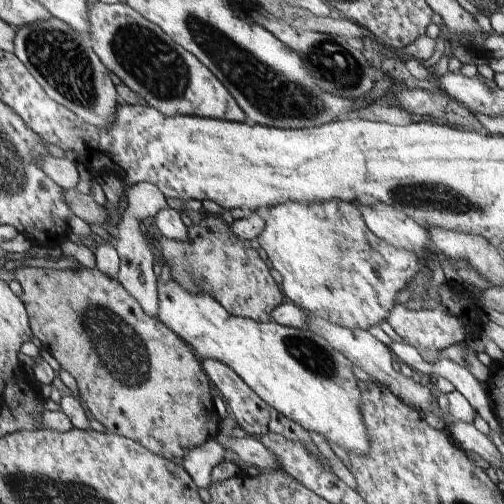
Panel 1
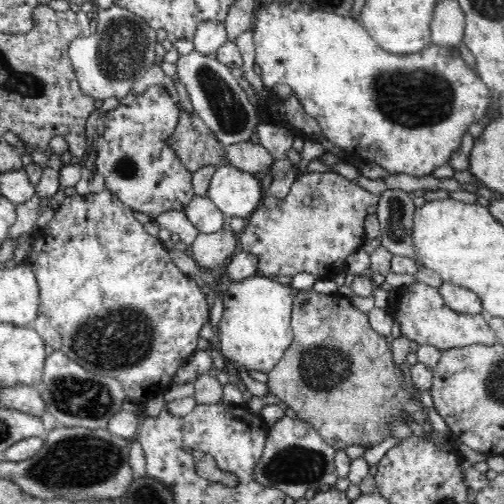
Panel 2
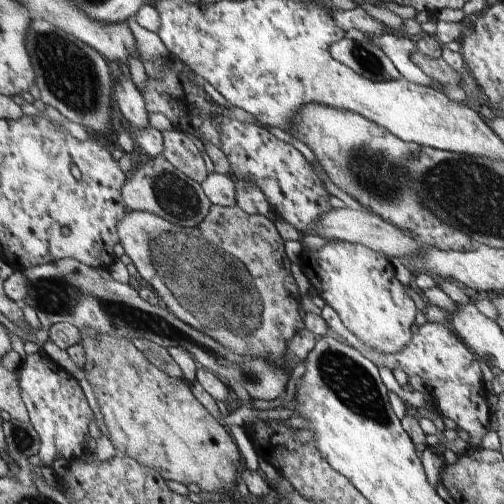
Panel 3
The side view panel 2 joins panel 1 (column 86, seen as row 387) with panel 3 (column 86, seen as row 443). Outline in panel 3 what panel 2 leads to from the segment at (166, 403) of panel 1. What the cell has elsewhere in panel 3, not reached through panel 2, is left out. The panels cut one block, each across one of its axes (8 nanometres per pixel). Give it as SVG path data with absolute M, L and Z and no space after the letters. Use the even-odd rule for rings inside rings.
M81 328L79 334L81 334L79 346L85 352L83 374L95 394L95 400L103 416L103 424L109 432L109 440L115 452L119 456L129 456L141 466L155 470L165 480L175 480L181 484L195 484L203 492L219 492L225 488L233 492L235 490L233 478L239 466L239 450L229 430L225 426L219 426L211 418L211 414L199 404L199 400L191 392L191 386L185 380L173 378L161 372L157 366L153 366L133 346L129 338L99 334L93 328Z

